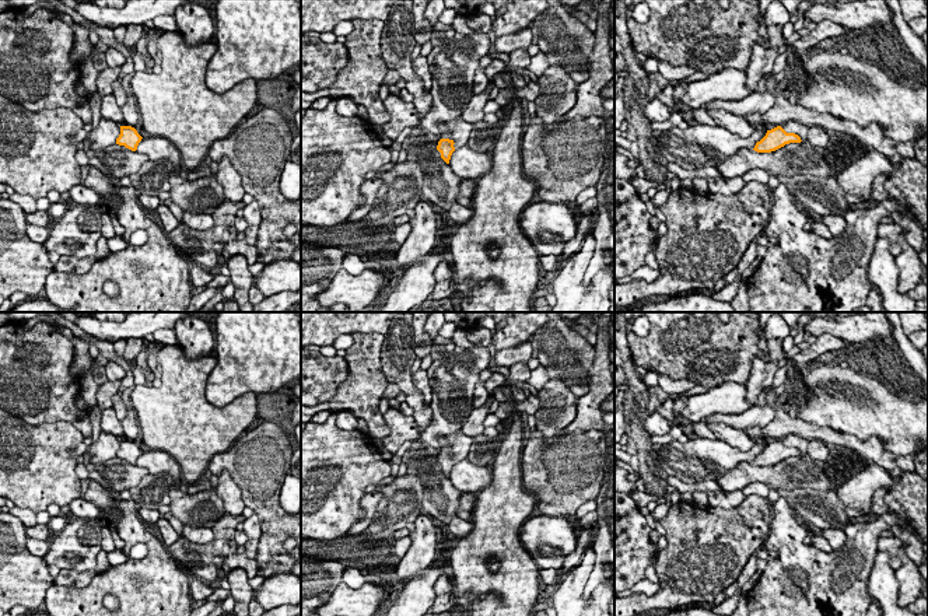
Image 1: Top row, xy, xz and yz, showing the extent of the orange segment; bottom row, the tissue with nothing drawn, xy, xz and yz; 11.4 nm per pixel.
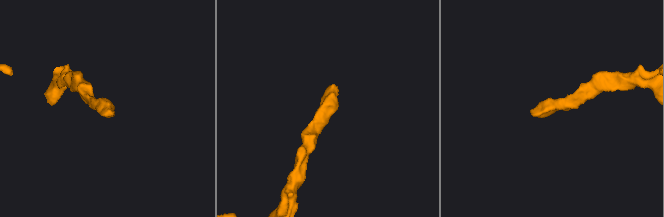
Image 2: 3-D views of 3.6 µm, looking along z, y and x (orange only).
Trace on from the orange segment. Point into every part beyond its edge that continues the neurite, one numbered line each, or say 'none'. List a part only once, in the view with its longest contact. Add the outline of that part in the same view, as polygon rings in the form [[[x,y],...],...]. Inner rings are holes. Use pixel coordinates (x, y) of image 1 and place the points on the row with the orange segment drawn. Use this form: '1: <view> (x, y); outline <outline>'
1: xz (459, 130); outline [[[458,116],[456,119],[445,122],[445,126],[449,132],[445,133],[442,137],[452,139],[455,143],[455,150],[462,146],[466,146],[469,136],[473,130],[473,123],[469,123],[462,116]]]

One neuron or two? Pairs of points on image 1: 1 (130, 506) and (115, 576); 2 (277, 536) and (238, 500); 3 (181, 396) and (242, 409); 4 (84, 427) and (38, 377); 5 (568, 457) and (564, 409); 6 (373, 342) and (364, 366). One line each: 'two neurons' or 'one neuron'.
1: one neuron
2: one neuron
3: one neuron
4: one neuron
5: two neurons
6: one neuron

